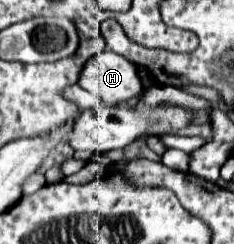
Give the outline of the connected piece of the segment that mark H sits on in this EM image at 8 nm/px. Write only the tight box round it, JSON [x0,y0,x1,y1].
[78,50,142,106]

